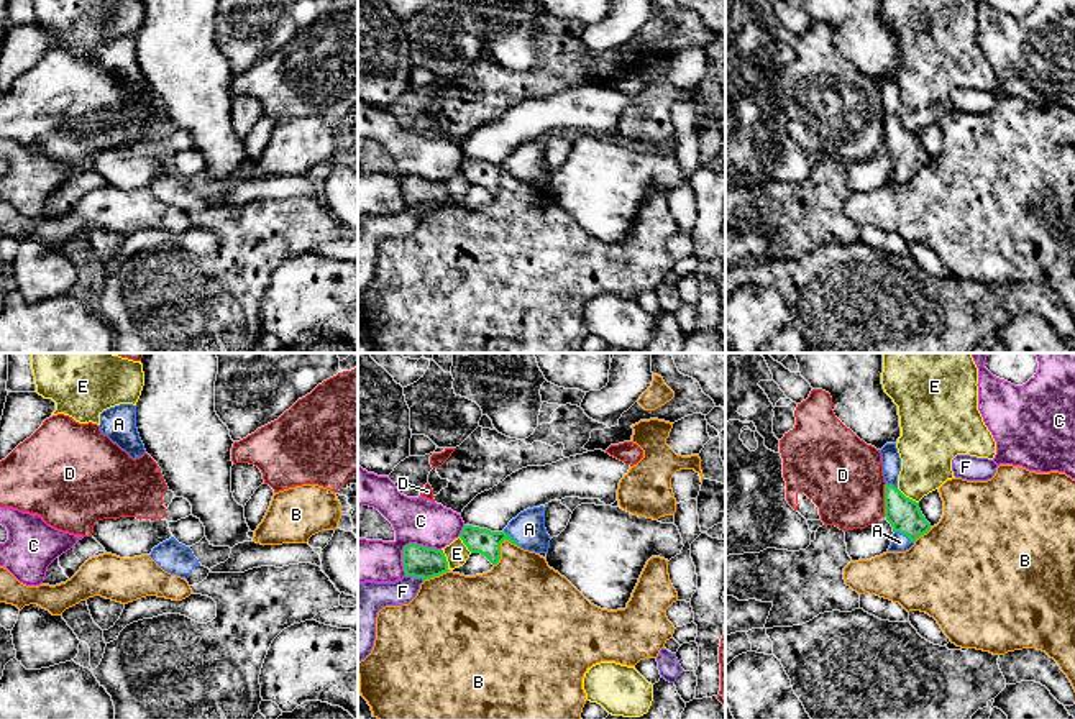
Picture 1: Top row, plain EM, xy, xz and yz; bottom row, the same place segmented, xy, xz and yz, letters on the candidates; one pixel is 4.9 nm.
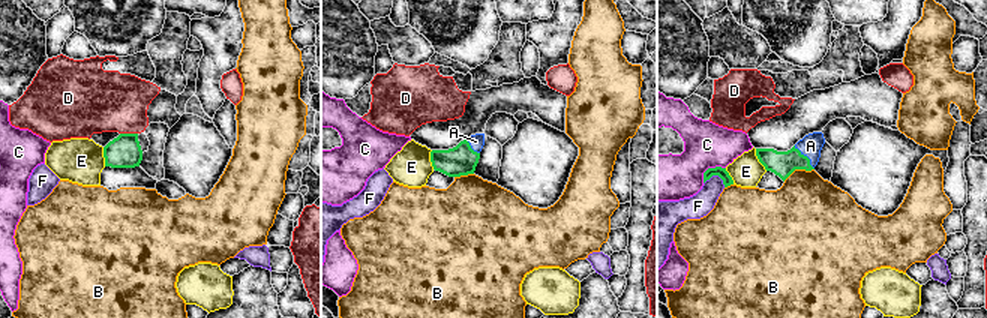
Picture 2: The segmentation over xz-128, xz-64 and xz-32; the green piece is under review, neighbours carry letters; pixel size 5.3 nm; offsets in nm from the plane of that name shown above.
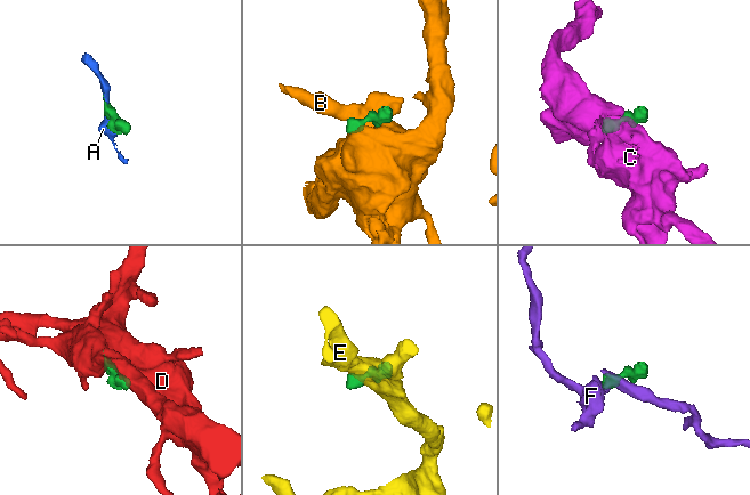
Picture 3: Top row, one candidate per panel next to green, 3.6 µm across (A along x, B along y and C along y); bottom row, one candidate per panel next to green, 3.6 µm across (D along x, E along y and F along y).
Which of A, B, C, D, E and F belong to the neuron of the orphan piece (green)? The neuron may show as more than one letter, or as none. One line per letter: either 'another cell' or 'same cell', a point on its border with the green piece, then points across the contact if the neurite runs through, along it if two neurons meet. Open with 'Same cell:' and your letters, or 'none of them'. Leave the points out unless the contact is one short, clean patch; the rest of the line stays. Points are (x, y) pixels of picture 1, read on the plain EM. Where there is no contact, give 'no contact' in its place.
Same cell: A
A: same cell; meets green in yz at (905, 166)
B: another cell; meets green in xz at (499, 178)
C: another cell; meets green in xz at (409, 176); border along xz (440, 181), (407, 176), (402, 183), (404, 207)
D: another cell; meets green in yz at (885, 132); border along yz (887, 115), (883, 148)
E: another cell; meets green in xz at (445, 192)
F: another cell; meets green in xz at (416, 209); border along xz (406, 207), (424, 212)

